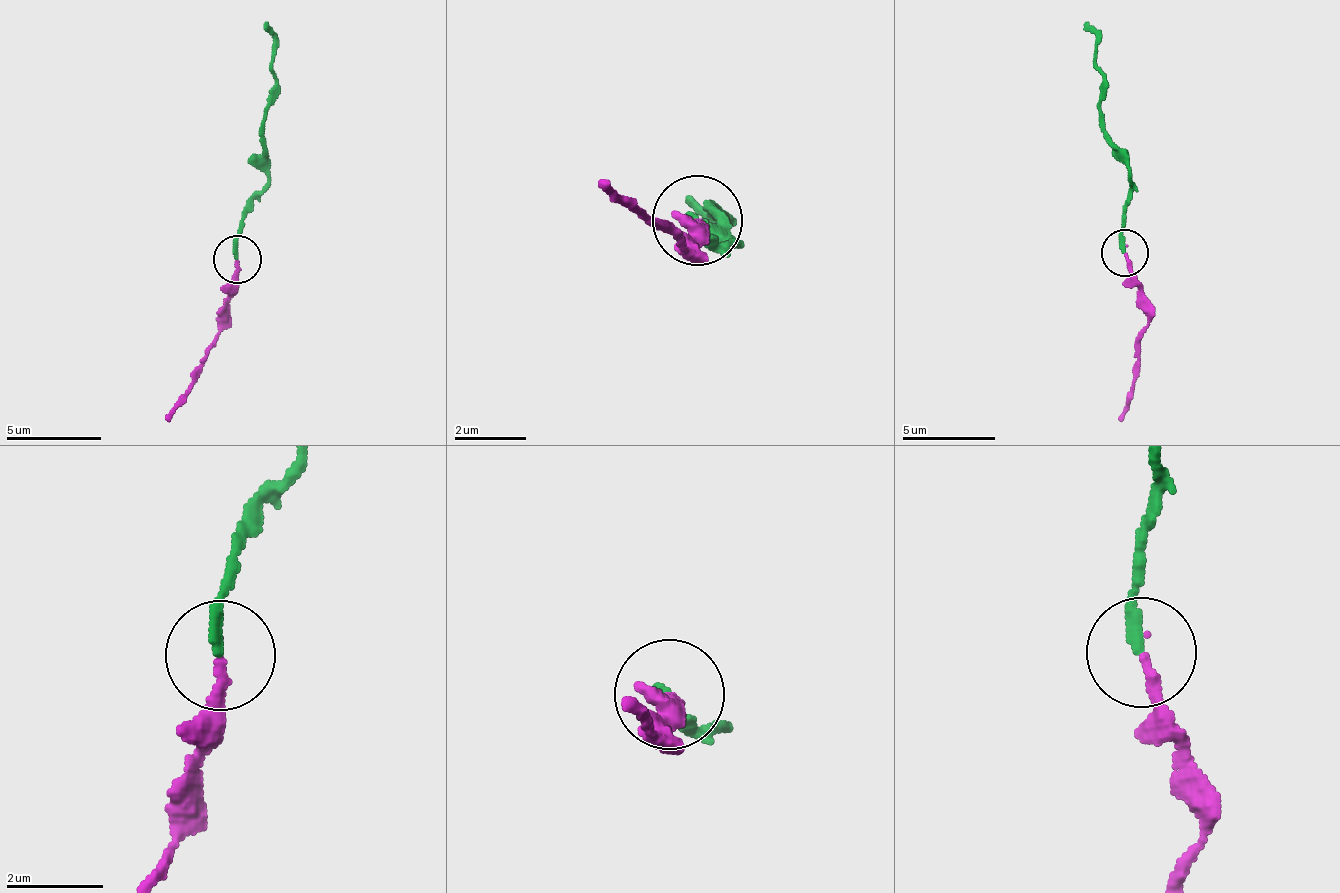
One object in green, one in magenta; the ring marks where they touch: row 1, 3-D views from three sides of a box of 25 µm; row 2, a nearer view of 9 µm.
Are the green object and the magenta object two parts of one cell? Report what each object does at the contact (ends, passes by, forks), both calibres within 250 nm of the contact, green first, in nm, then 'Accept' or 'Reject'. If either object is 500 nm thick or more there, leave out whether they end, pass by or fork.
At the ring green ends. At the ring magenta ends. Thickness 200 nm (green) against 190 nm. Accept

